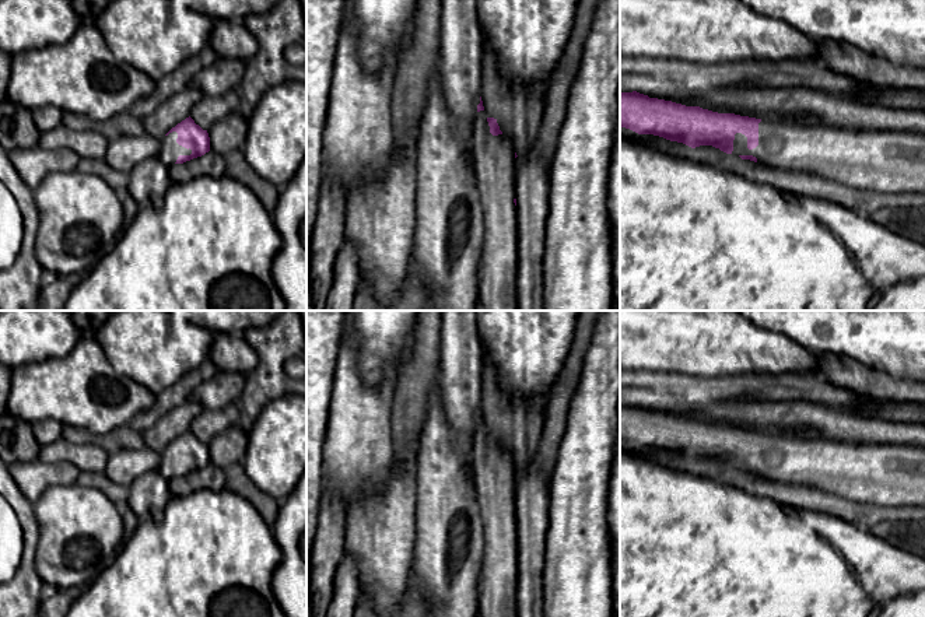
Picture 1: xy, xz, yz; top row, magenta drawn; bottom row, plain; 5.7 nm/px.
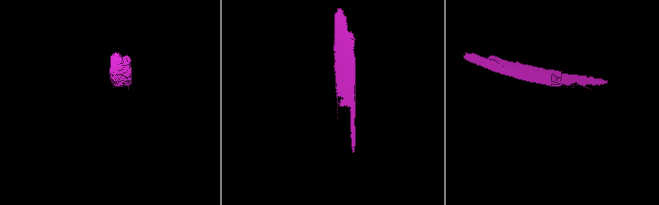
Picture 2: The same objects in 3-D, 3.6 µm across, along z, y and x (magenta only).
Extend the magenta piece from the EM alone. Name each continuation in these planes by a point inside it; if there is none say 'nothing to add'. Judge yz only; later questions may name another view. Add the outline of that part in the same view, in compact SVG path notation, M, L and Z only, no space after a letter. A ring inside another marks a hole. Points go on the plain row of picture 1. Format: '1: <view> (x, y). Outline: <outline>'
1: yz (886, 476). Outline: M761 434L758 459L749 463L747 451L736 446L730 469L753 469L770 481L813 487L876 506L925 506L925 449L915 446L856 445Z

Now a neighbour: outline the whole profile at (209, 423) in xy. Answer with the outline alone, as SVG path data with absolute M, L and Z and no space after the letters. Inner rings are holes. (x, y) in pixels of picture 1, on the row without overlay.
M228 404L223 409L204 409L190 424L190 431L203 444L209 444L217 434L235 425L241 417L239 407Z

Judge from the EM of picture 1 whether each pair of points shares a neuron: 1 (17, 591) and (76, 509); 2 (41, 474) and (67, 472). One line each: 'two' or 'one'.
1: two
2: one

